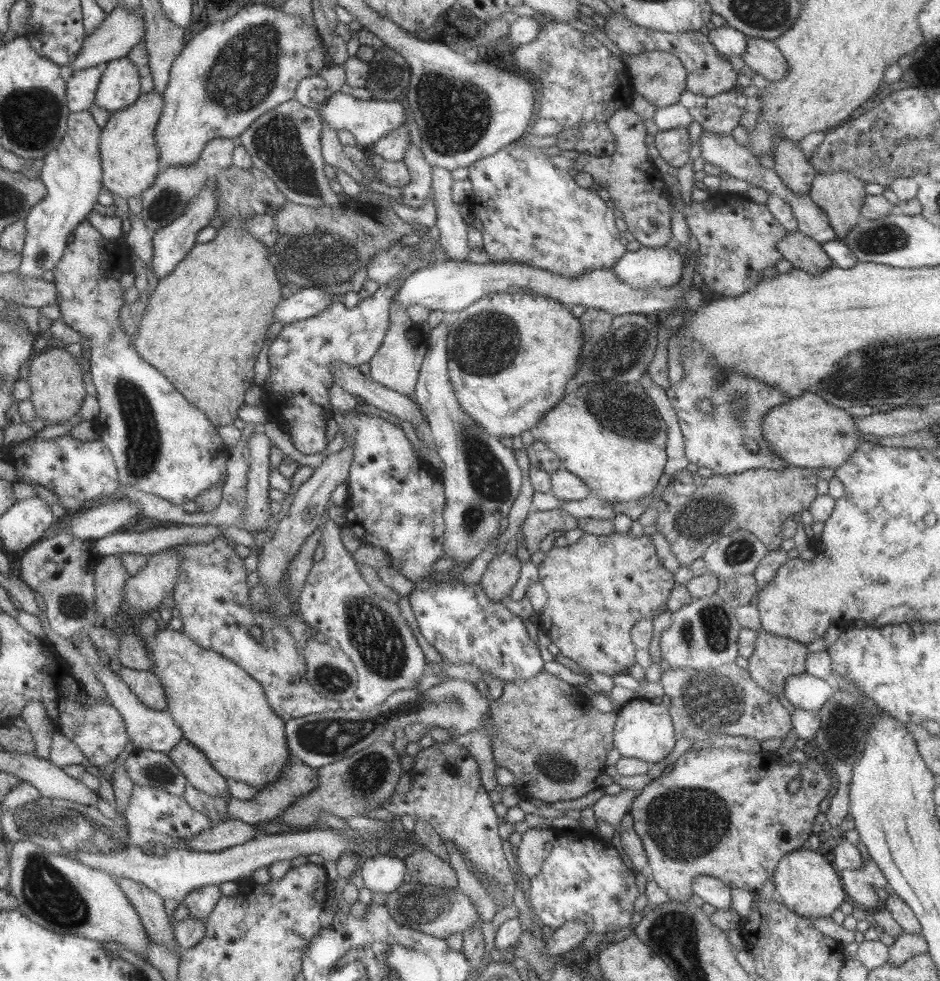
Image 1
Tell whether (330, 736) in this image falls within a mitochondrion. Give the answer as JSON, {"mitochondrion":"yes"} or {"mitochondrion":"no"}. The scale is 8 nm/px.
{"mitochondrion":"yes"}

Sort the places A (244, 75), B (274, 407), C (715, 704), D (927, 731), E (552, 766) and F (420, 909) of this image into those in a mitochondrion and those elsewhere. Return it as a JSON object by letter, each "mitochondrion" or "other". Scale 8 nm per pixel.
{"A":"mitochondrion","B":"other","C":"mitochondrion","D":"other","E":"mitochondrion","F":"mitochondrion"}

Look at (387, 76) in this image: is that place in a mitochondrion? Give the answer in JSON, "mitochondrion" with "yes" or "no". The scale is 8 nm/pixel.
{"mitochondrion":"yes"}

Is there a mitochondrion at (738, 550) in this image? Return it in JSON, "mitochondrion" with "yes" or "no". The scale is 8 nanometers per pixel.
{"mitochondrion":"yes"}

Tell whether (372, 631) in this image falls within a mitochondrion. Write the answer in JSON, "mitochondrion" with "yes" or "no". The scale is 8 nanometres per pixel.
{"mitochondrion":"yes"}

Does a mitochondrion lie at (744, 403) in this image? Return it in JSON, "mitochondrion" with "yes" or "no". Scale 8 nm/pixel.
{"mitochondrion":"yes"}

